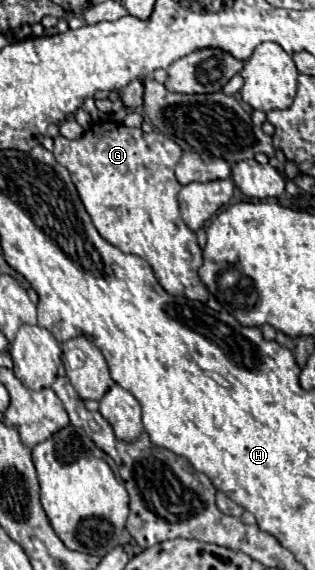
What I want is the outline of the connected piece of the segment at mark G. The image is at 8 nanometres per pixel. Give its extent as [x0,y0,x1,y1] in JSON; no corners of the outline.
[52,120,210,302]

